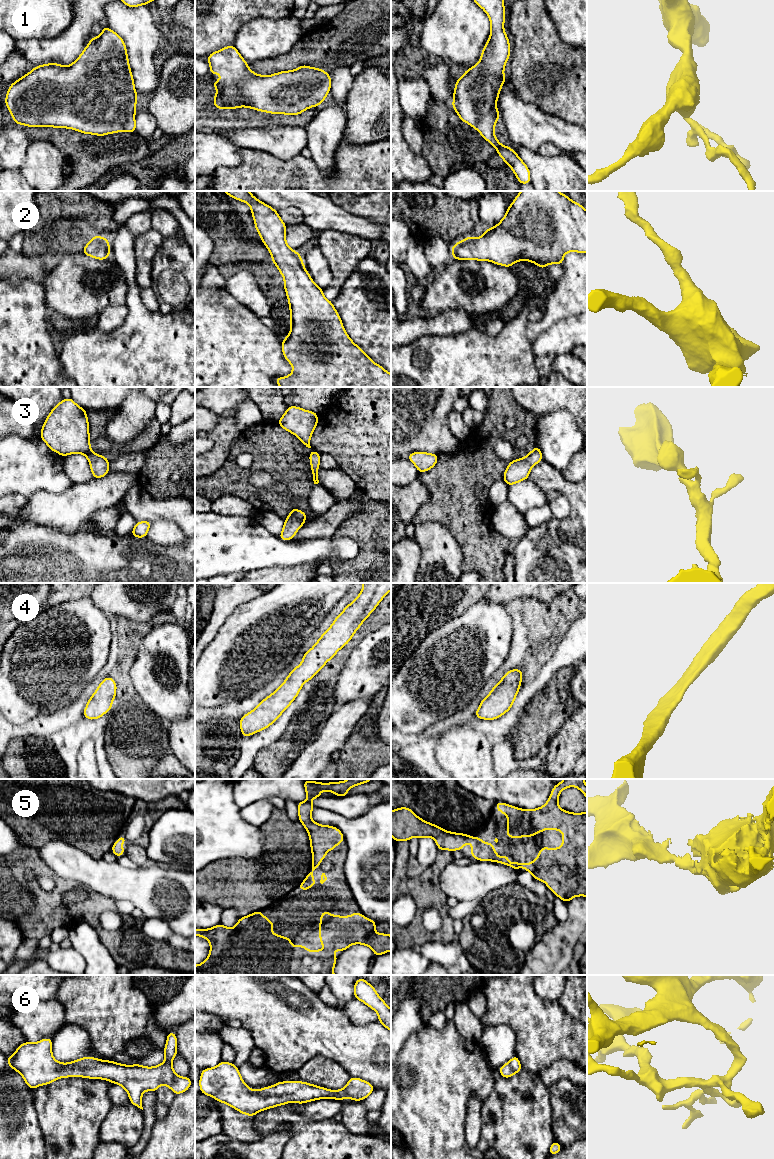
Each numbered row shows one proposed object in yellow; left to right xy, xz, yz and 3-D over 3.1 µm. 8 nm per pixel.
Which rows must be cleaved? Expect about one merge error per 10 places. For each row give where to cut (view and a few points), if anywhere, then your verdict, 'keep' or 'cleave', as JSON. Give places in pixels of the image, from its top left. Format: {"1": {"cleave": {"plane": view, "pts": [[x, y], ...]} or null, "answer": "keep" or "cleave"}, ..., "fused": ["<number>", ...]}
{"1": {"cleave": null, "answer": "keep"}, "2": {"cleave": null, "answer": "keep"}, "3": {"cleave": null, "answer": "keep"}, "4": {"cleave": null, "answer": "keep"}, "5": {"cleave": null, "answer": "keep"}, "6": {"cleave": null, "answer": "keep"}, "fused": []}

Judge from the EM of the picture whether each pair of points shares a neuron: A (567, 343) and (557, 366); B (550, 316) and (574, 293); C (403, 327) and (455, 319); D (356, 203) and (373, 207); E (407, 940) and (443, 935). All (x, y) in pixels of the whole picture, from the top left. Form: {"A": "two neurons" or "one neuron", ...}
{"A": "two neurons", "B": "one neuron", "C": "one neuron", "D": "one neuron", "E": "one neuron"}

